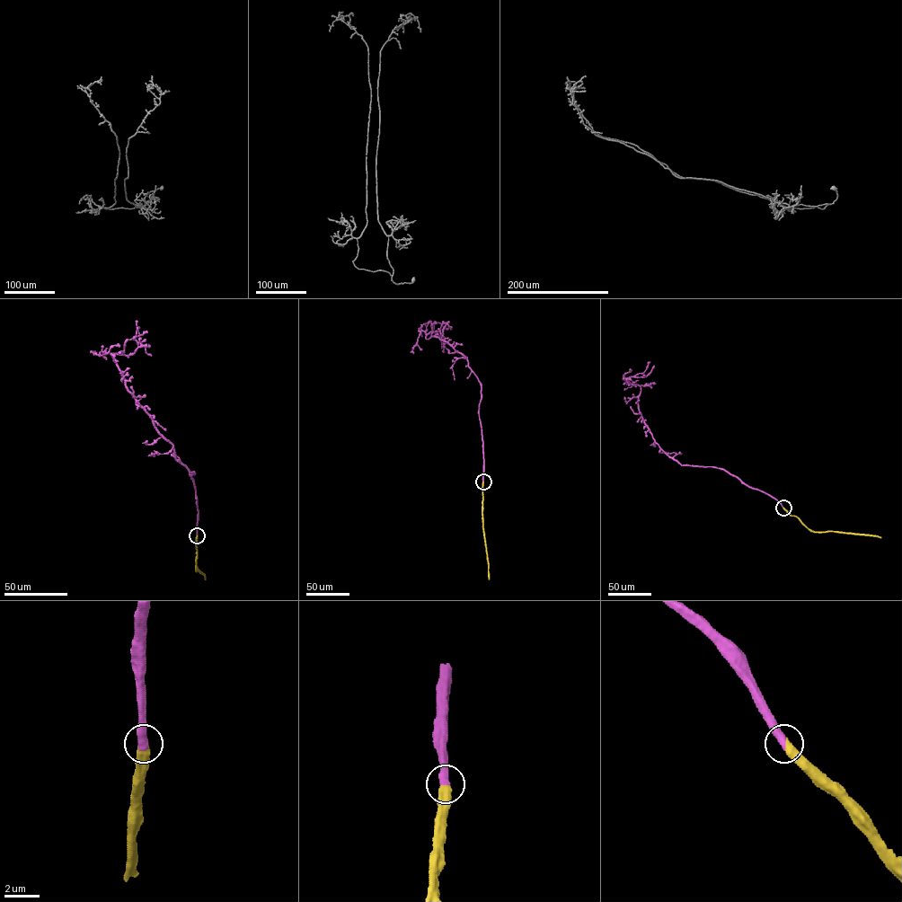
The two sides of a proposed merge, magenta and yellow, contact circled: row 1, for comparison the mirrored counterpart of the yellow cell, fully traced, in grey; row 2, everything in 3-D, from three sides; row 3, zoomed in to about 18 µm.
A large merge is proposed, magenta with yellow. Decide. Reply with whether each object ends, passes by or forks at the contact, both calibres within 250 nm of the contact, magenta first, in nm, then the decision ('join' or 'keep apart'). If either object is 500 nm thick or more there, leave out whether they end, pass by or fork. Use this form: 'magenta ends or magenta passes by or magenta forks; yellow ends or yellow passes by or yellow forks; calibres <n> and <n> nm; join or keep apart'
calibres 480 and 550 nm; join

